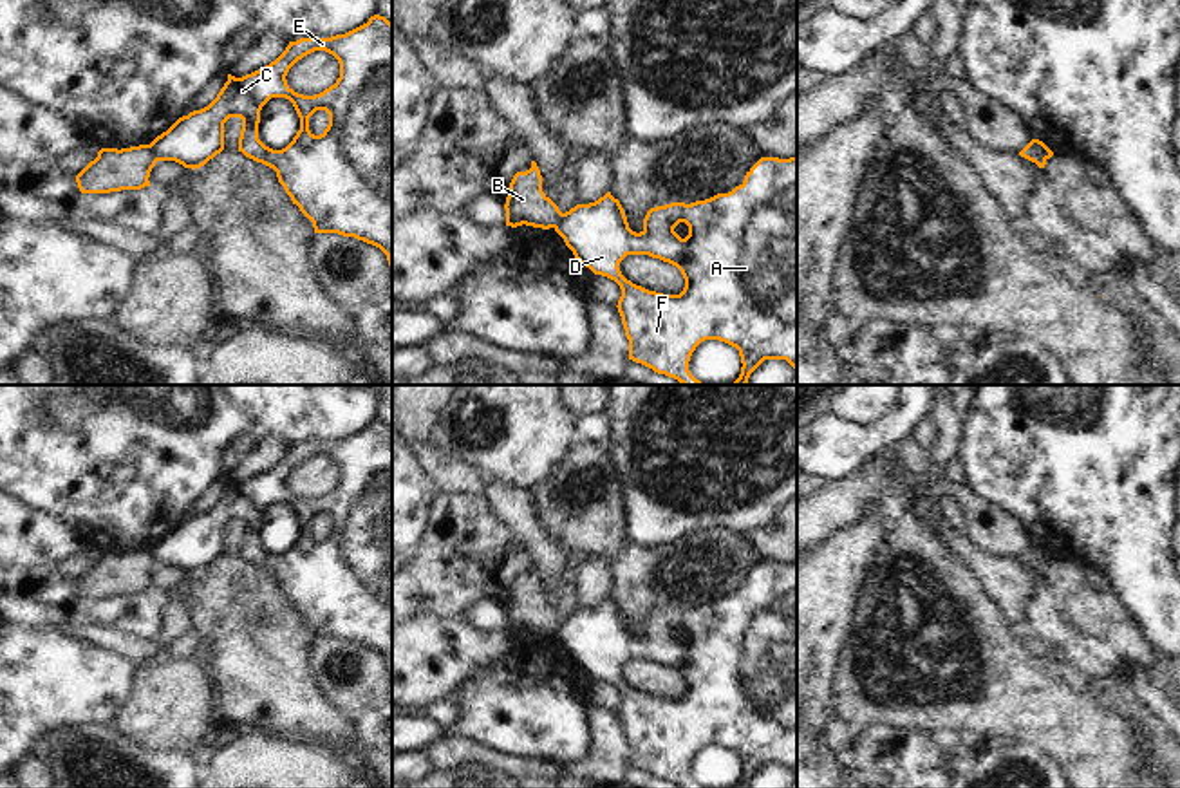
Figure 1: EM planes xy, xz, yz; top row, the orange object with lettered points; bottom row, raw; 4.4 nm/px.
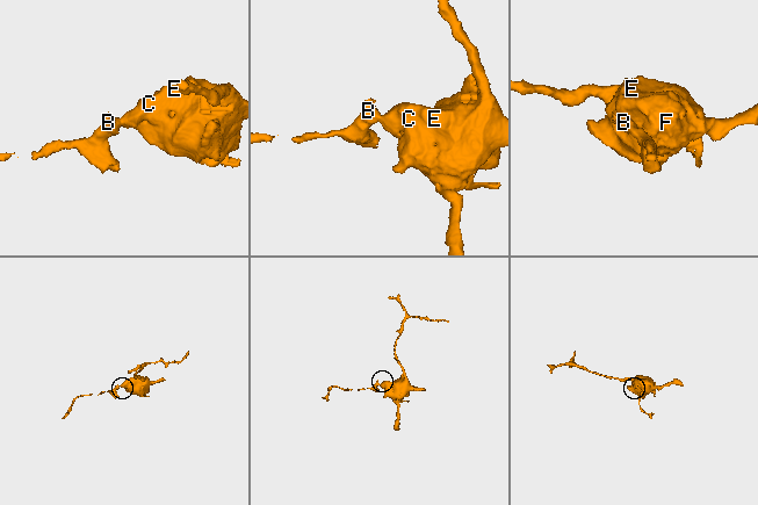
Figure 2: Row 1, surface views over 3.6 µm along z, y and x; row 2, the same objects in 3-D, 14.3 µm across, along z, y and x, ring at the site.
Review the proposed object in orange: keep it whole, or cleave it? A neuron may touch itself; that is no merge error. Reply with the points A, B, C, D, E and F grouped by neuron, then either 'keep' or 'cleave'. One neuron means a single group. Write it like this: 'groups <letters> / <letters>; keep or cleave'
groups A C D E F / B; cleave

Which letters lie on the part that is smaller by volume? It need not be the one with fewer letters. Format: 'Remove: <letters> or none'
Remove: B

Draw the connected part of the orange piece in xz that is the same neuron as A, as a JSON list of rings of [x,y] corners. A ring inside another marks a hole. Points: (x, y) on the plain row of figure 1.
[[[761,562],[728,598],[651,613],[640,638],[629,633],[625,616],[611,596],[566,616],[555,636],[582,671],[620,690],[616,712],[629,745],[629,765],[679,788],[701,788],[688,775],[690,761],[701,746],[719,745],[739,755],[743,772],[734,788],[748,788],[764,765],[786,765],[797,775],[797,562]],[[627,660],[649,660],[676,671],[685,683],[683,696],[663,699],[632,689],[618,672]]]

